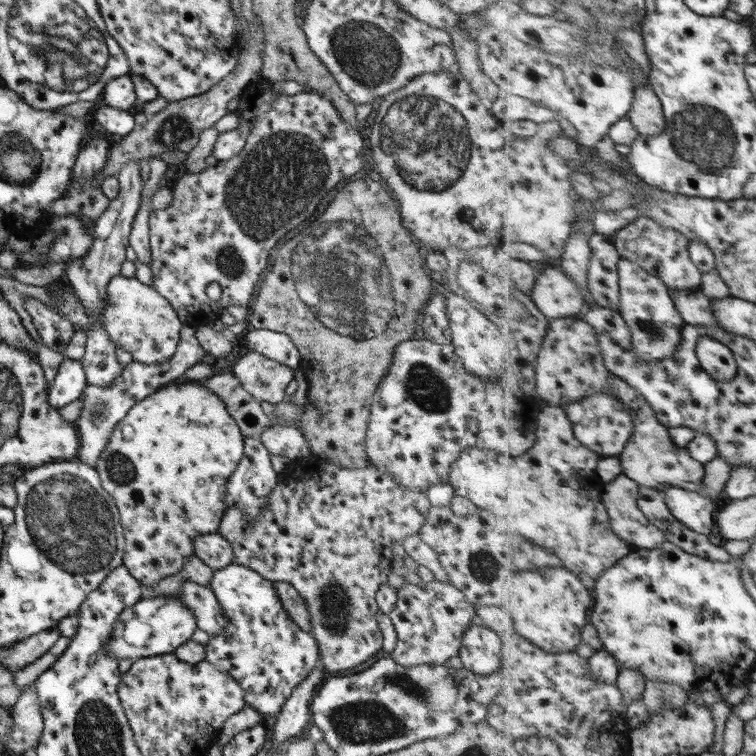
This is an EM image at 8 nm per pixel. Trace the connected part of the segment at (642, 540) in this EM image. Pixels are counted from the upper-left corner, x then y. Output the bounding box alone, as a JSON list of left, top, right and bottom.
[604,474,667,549]

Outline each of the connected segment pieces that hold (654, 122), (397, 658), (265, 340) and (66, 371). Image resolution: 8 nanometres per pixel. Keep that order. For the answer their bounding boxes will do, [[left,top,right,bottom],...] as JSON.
[[627,85,666,136],[387,580,475,667],[245,329,300,369],[46,358,87,411]]

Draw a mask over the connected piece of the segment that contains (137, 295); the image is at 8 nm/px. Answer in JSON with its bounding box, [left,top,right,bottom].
[98,274,183,365]

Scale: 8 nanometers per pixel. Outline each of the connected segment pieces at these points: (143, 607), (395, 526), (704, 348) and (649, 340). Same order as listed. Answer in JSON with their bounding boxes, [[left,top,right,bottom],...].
[[105,595,197,660],[218,461,431,673],[697,336,739,381],[618,258,686,361]]

